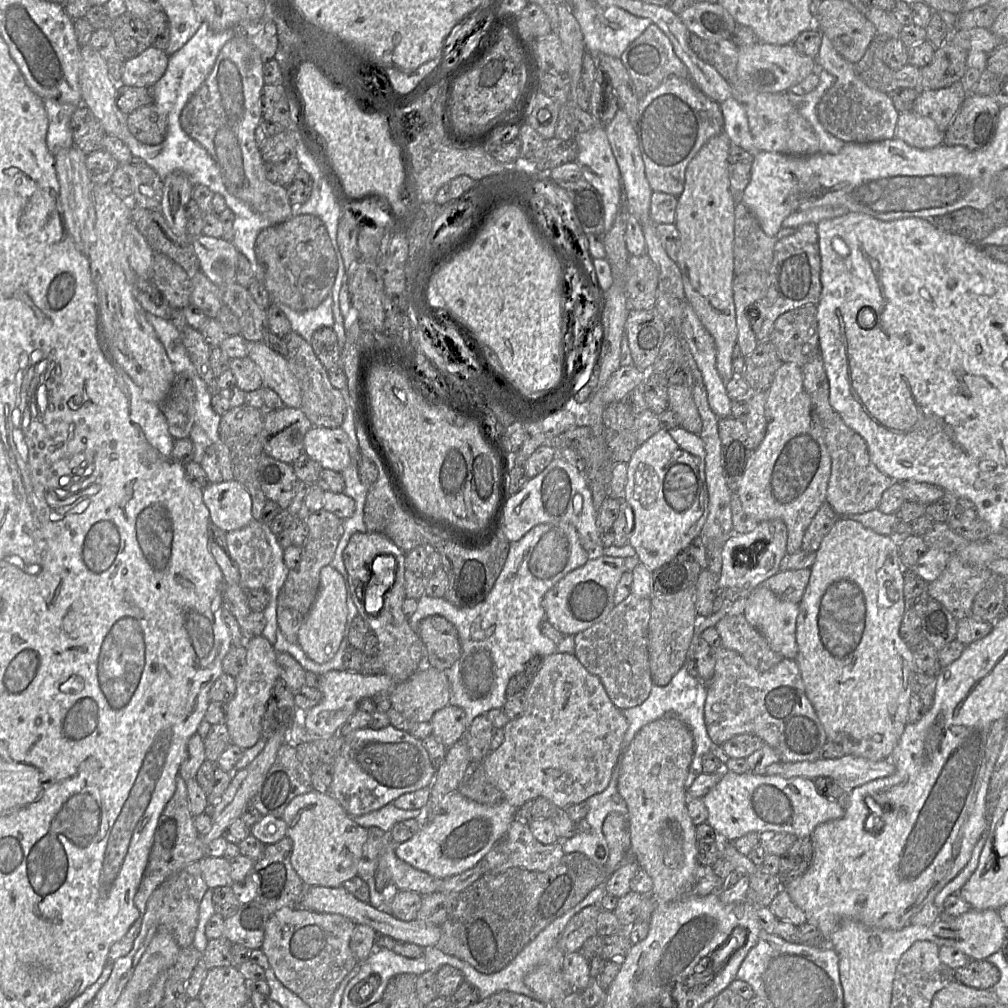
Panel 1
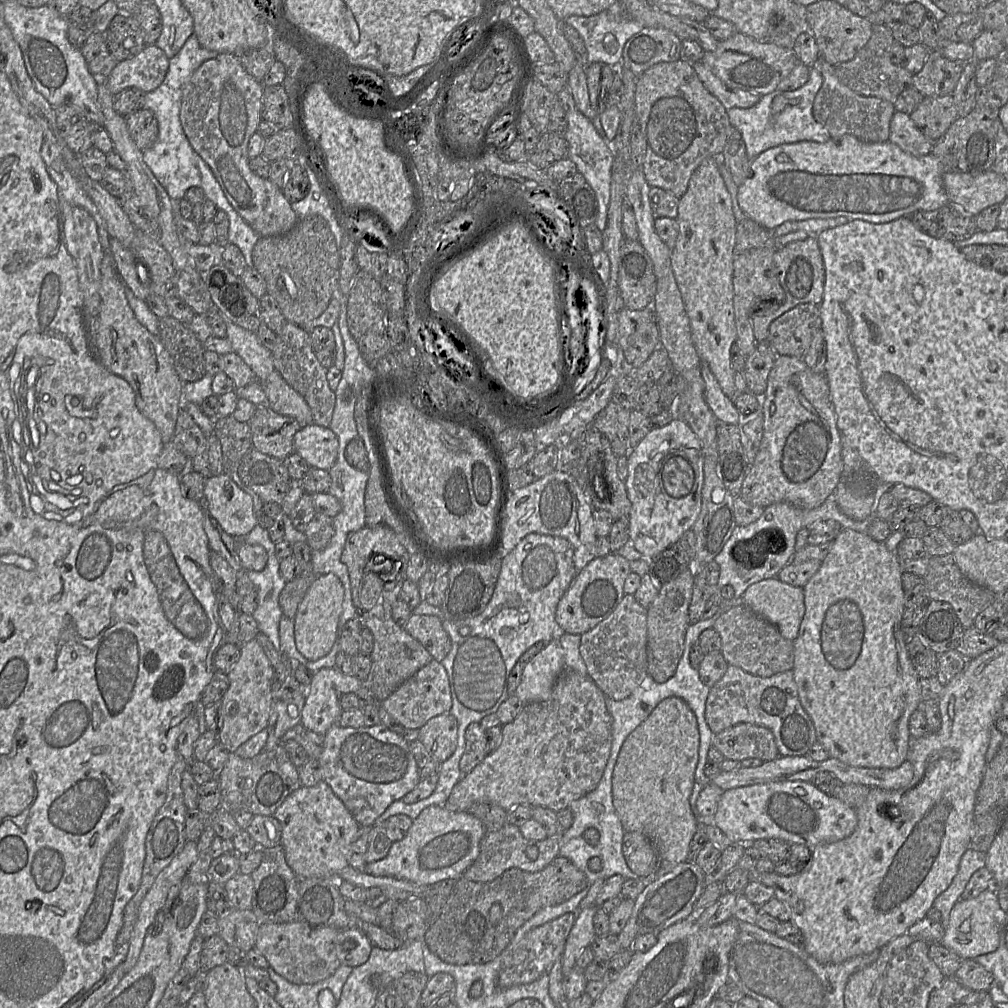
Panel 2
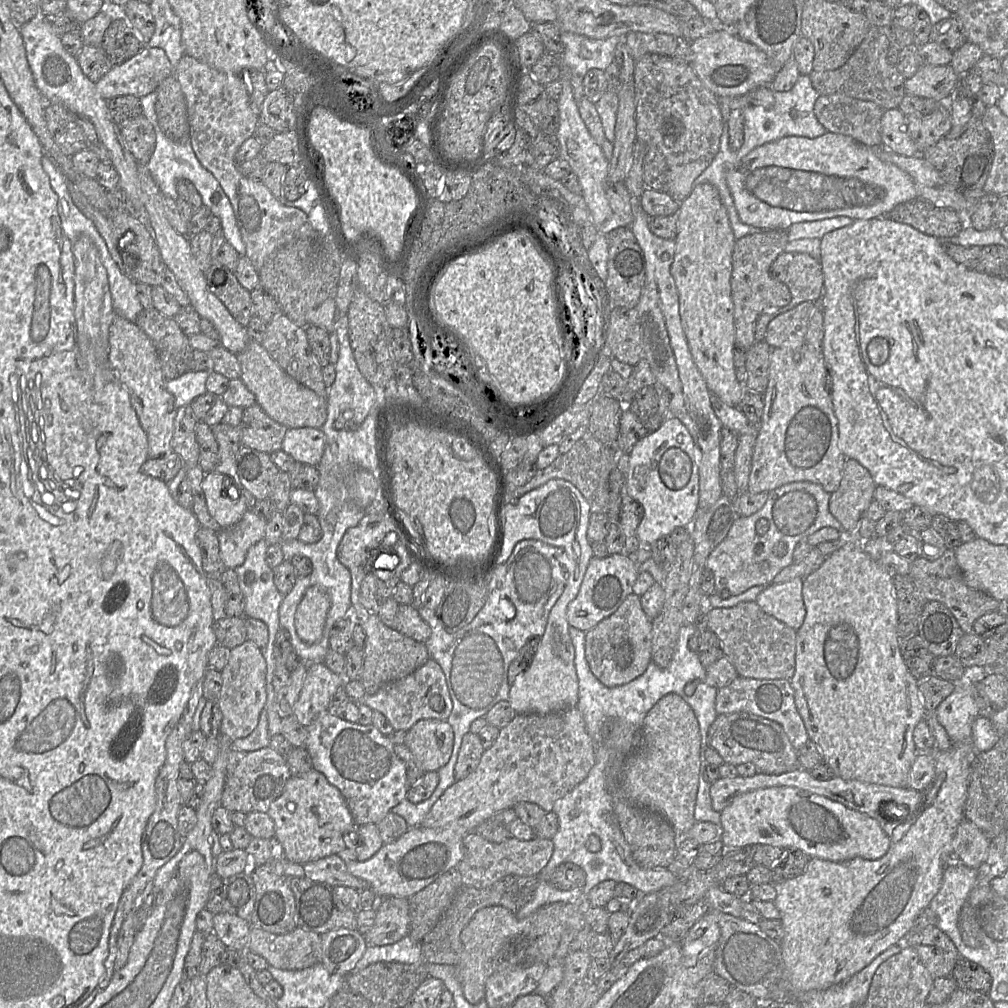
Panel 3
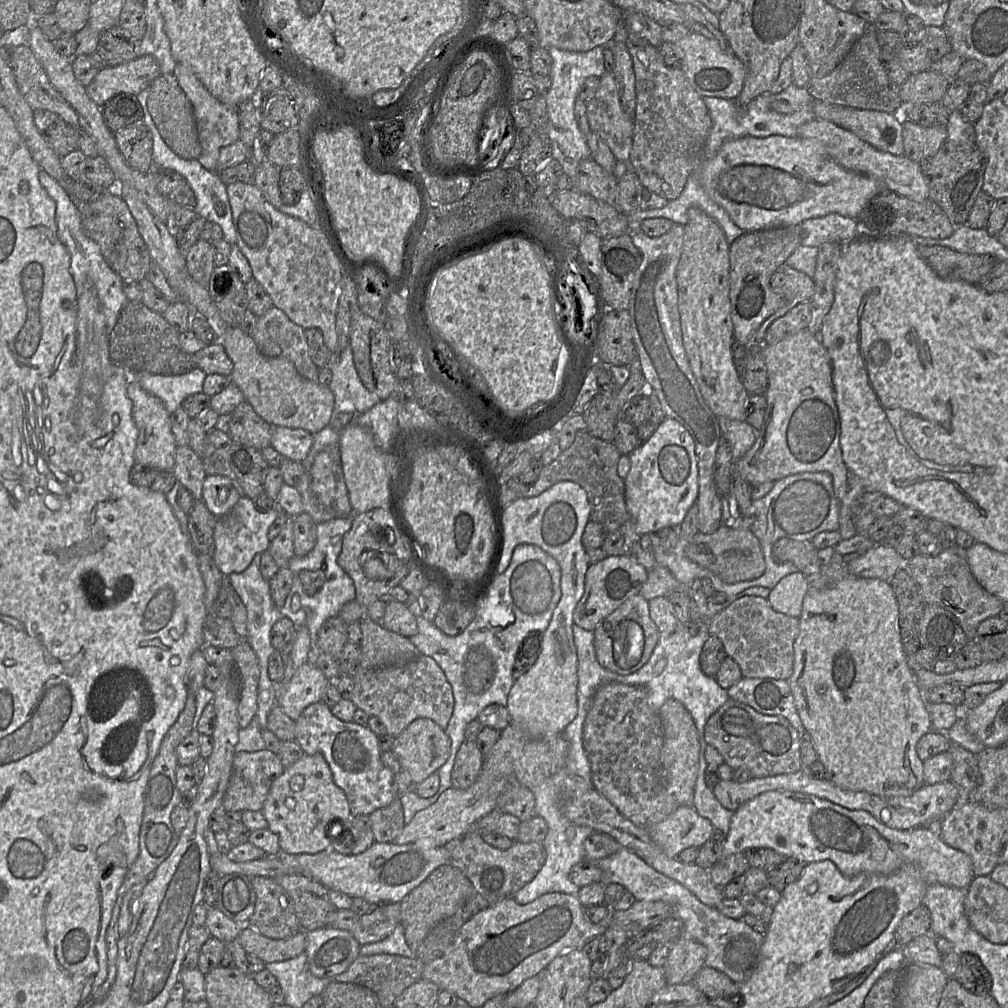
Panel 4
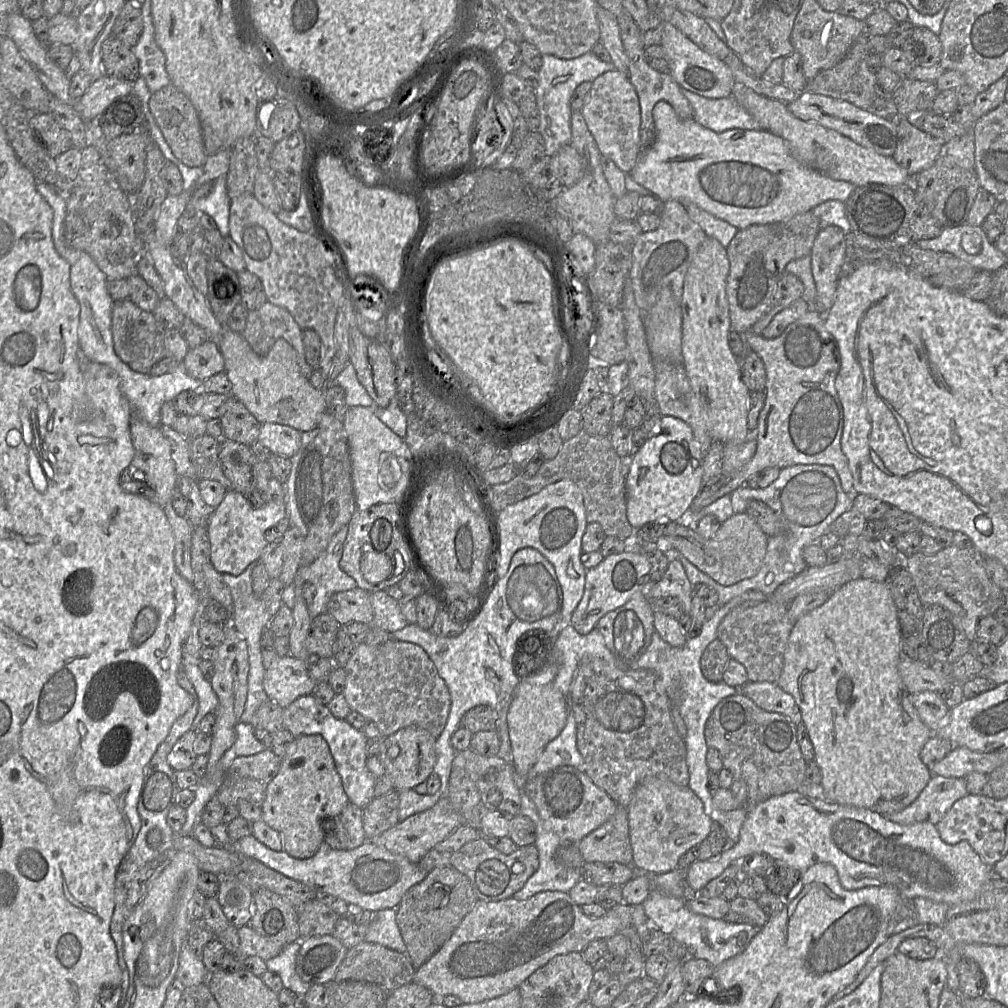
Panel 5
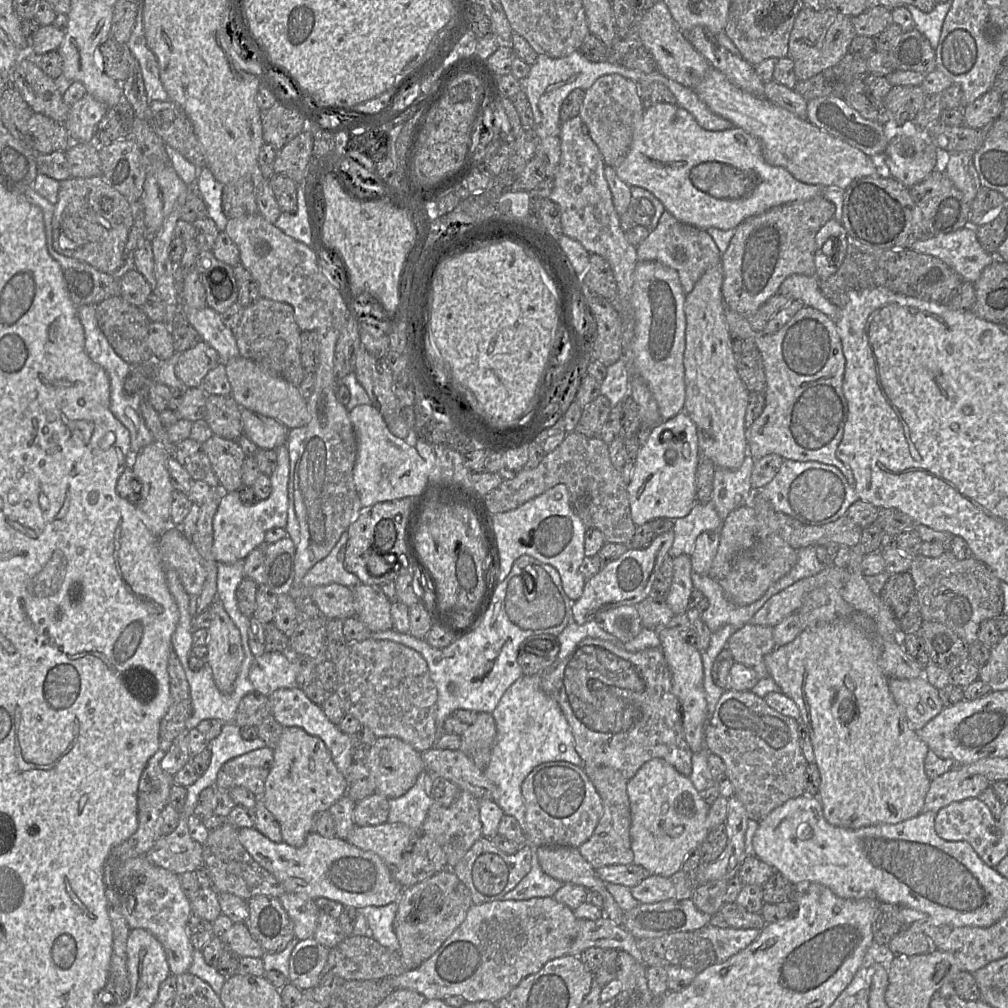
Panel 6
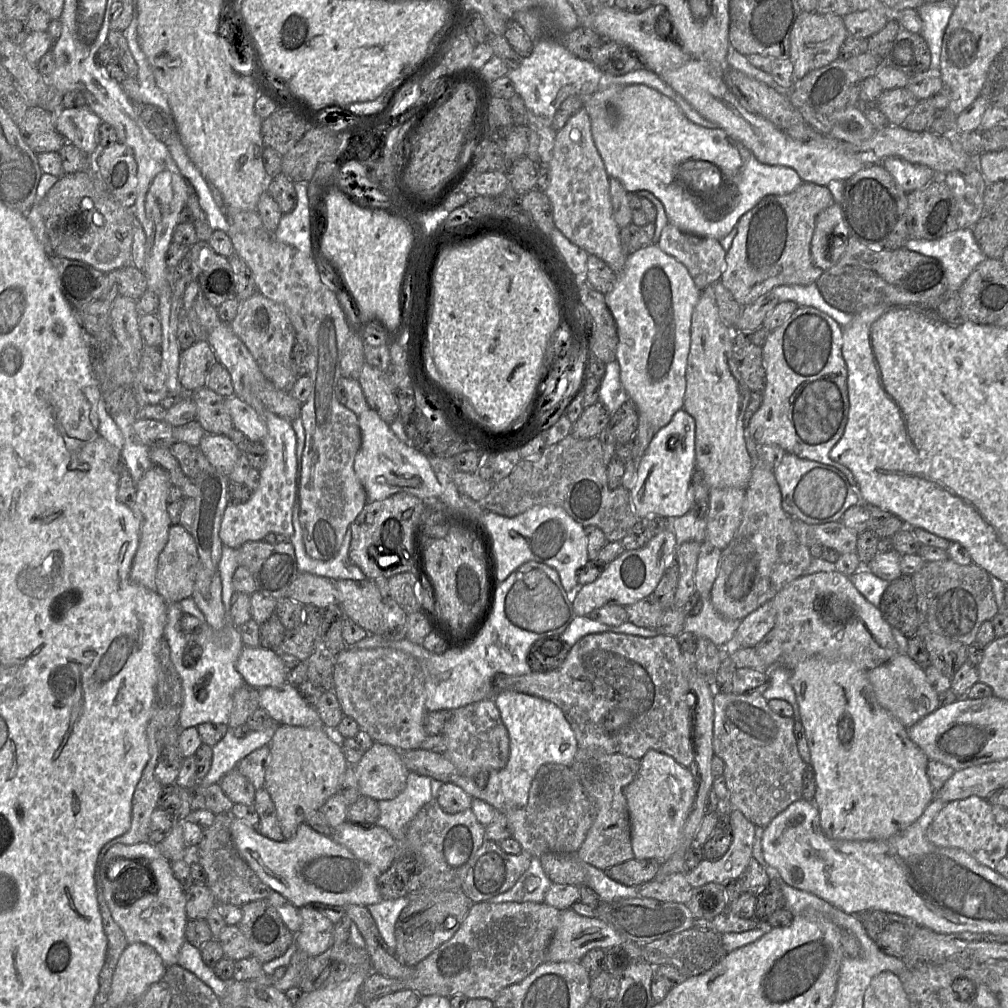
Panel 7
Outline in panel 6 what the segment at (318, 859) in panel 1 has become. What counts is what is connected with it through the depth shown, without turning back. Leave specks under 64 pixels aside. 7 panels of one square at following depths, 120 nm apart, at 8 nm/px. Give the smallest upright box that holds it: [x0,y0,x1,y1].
[260,727,347,848]

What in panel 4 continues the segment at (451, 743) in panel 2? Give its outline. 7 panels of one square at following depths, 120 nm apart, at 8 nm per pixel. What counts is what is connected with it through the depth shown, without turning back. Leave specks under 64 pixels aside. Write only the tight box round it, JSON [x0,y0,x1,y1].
[392,718,451,784]

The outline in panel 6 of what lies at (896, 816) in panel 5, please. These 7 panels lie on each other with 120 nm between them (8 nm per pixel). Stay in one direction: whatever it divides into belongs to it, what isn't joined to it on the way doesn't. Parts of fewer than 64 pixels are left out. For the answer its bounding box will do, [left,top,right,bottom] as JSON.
[923,767,992,813]

